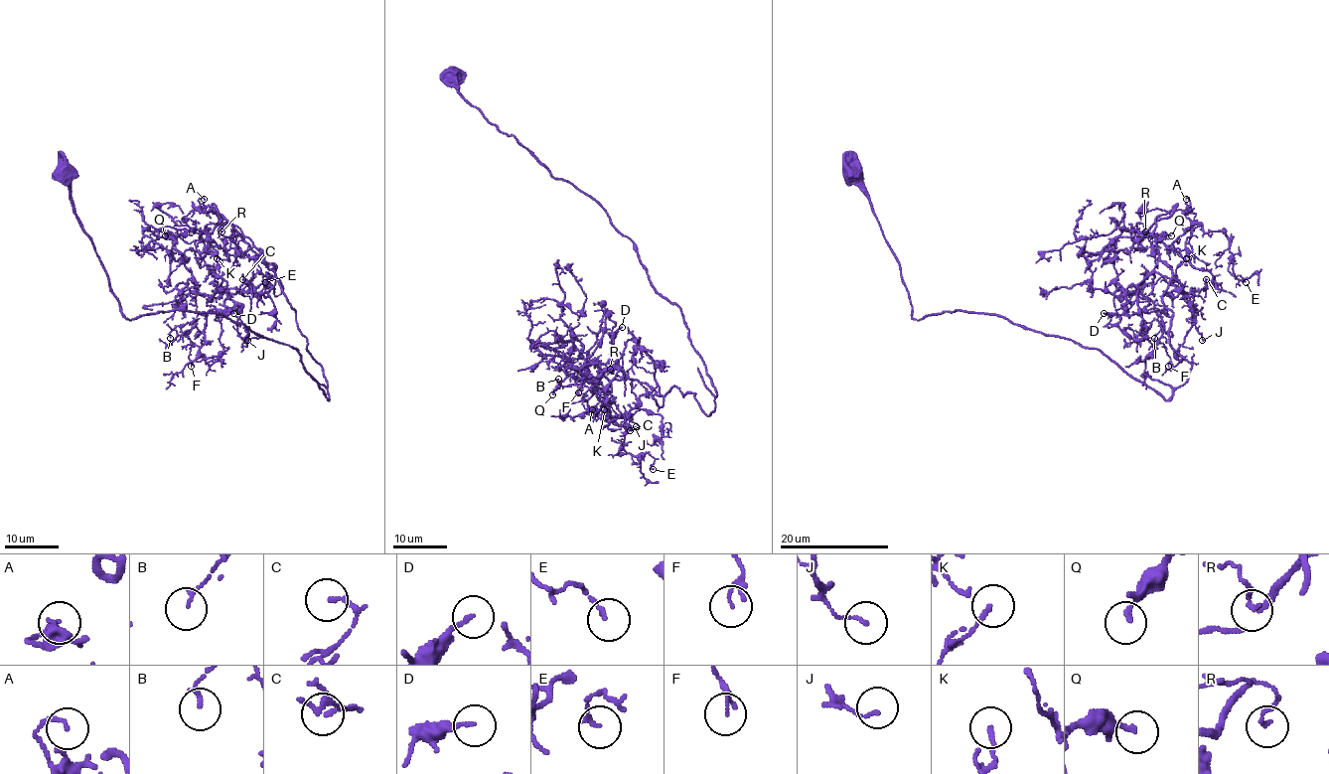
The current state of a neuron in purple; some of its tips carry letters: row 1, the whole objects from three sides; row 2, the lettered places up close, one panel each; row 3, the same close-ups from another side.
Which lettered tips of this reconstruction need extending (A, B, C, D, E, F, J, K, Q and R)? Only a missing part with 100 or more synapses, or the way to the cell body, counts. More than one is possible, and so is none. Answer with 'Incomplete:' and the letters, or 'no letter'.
Incomplete: no letter

